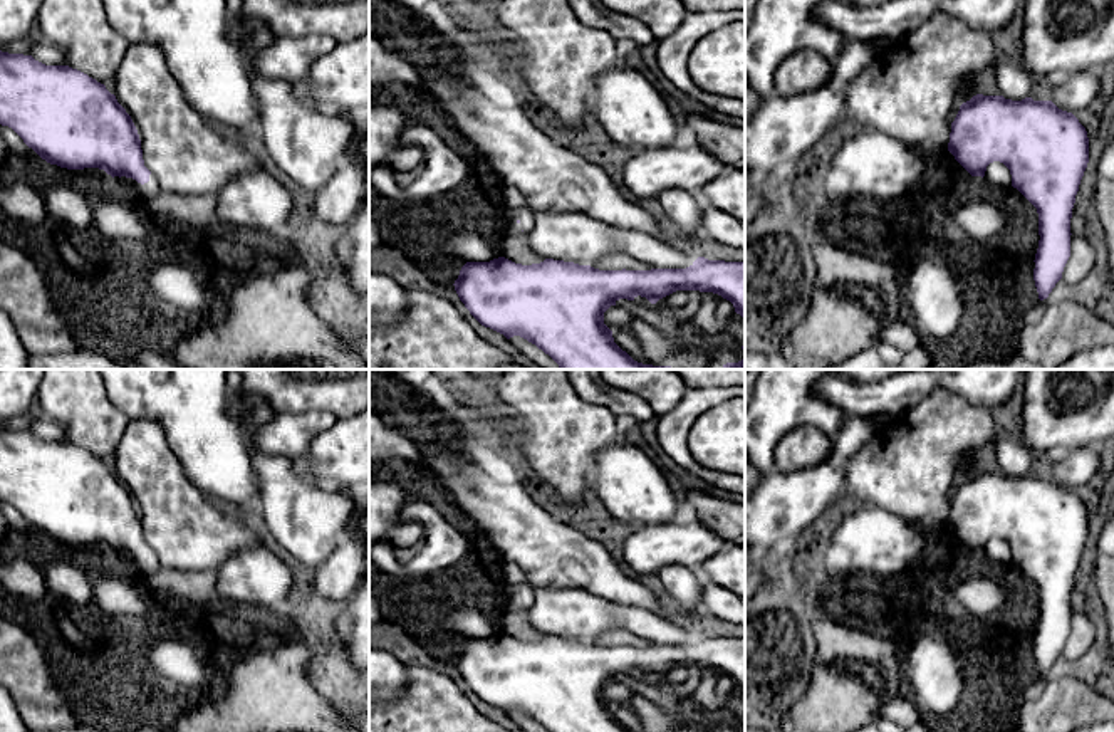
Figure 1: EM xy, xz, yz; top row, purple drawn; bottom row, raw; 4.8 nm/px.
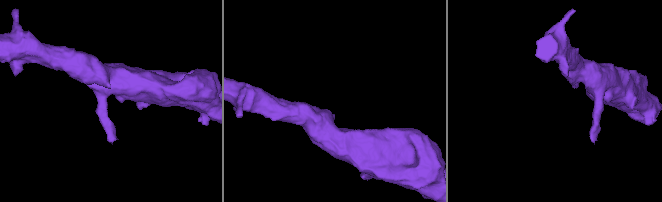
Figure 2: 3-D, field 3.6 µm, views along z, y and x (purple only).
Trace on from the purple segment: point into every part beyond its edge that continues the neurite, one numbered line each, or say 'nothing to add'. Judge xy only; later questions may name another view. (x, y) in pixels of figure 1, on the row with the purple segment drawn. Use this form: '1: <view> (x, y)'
1: xy (151, 188)

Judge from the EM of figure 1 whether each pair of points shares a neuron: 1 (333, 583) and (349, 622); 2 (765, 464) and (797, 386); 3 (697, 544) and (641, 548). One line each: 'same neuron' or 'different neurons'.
1: different neurons
2: same neuron
3: same neuron

